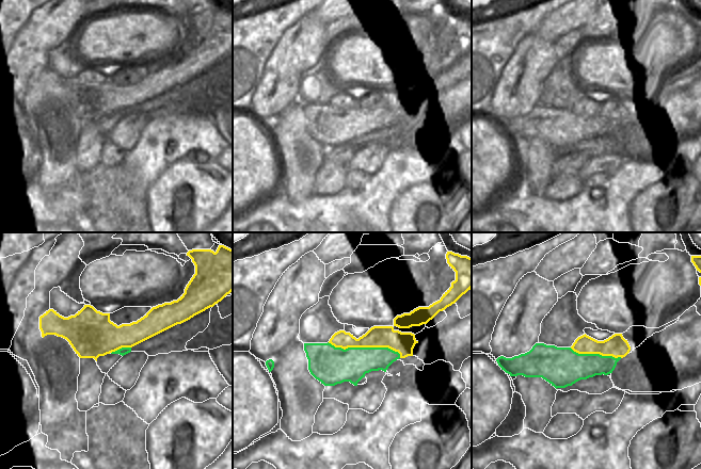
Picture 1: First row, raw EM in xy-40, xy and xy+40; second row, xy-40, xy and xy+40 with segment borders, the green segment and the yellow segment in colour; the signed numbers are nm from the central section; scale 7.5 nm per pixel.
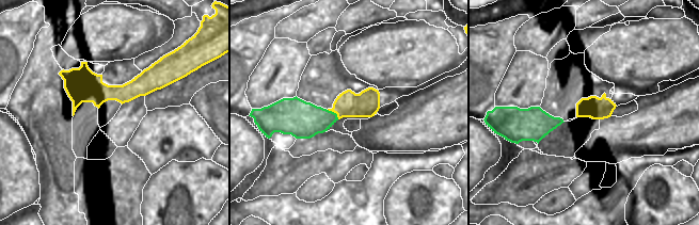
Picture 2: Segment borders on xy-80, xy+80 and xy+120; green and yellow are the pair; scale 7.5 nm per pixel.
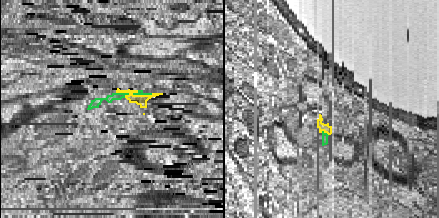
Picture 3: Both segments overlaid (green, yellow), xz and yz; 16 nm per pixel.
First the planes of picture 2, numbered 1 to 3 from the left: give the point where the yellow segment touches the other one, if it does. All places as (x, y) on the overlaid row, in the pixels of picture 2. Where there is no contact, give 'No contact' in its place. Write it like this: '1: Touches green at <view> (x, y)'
1: No contact
2: Touches green at xy+80 (333, 112)
3: No contact

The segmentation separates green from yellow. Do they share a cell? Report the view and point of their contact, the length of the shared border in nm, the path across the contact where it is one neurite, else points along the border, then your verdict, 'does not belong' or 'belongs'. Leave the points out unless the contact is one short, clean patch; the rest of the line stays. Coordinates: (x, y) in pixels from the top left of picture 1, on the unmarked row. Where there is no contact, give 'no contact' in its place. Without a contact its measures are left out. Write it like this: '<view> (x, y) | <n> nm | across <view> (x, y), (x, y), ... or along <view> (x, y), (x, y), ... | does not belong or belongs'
xy (365, 109) | 550 nm | belongs

